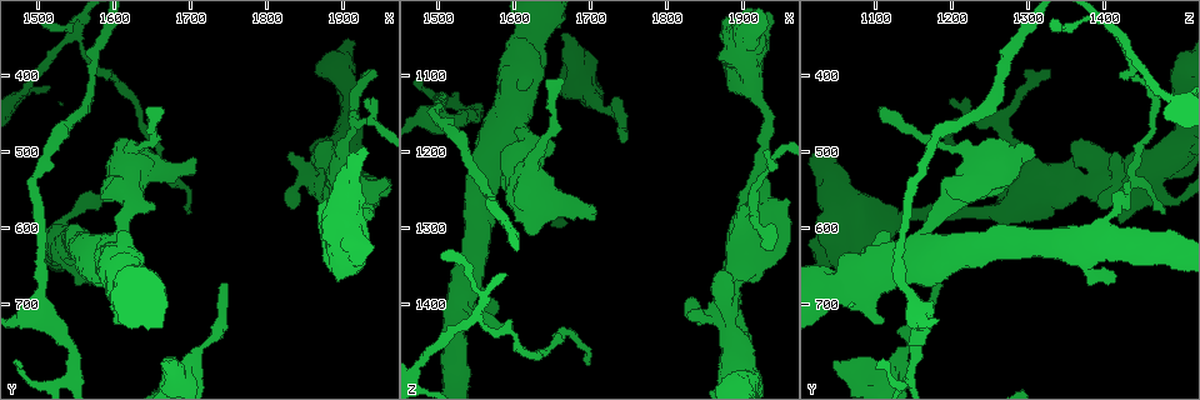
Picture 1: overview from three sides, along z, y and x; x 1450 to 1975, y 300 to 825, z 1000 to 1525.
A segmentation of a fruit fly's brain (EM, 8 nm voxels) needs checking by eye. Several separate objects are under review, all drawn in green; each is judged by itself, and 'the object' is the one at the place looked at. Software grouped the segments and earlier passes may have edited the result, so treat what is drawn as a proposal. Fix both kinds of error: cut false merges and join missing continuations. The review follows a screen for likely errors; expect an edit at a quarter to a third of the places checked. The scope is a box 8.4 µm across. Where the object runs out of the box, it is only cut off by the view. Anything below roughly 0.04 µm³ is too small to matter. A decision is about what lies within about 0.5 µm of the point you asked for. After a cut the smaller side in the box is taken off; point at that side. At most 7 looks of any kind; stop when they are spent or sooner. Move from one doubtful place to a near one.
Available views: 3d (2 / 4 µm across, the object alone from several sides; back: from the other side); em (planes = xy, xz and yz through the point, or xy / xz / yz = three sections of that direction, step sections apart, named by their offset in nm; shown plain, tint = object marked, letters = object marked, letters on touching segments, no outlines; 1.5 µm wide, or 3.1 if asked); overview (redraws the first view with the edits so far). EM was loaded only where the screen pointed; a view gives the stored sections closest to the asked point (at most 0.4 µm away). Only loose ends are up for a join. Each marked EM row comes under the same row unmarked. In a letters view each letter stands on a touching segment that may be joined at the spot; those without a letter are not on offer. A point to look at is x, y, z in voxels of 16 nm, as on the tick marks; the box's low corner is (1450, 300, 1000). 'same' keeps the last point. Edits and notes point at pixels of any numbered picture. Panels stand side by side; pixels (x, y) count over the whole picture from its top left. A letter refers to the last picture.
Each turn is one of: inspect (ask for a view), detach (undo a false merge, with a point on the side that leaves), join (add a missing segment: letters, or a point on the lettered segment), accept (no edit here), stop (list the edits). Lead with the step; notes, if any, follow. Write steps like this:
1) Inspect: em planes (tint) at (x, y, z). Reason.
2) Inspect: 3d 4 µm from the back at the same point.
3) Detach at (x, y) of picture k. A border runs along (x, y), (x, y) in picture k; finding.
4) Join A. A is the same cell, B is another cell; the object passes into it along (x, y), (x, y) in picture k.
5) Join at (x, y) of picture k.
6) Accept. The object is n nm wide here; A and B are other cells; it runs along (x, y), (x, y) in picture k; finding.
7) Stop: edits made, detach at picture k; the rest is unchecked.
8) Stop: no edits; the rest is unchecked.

Inspect: 3d 4 µm at (1740, 670, 1190). An open end.

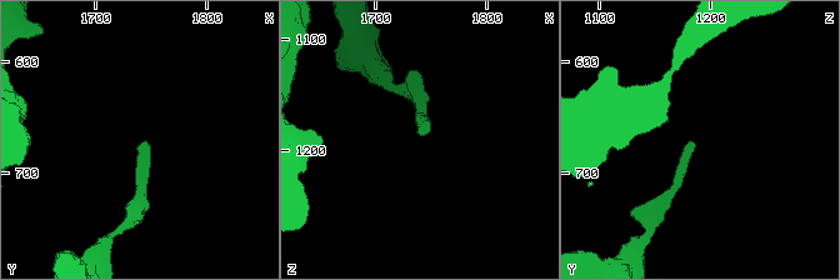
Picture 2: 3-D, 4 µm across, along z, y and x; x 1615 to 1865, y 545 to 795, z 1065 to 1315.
Inspect: em xy step 8 (letters) at (1744, 676, 1190).

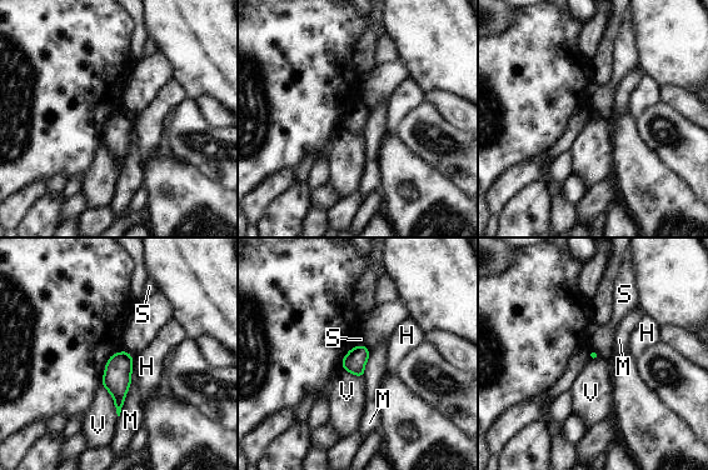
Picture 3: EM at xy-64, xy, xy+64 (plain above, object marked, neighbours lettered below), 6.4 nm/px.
Accept. H, M, S and V are other cells; no lettered segment goes on from it.

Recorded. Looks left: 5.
Inspect: 3d 2 µm at (1670, 770, 1080). Thick end.

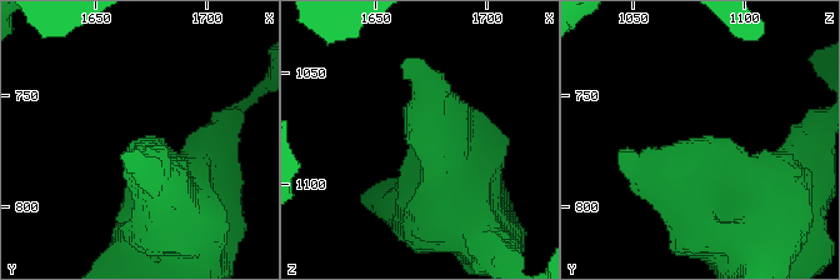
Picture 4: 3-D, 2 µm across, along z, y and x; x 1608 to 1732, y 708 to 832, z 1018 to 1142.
Inspect: em planes (letters) at (1668, 769, 1082).

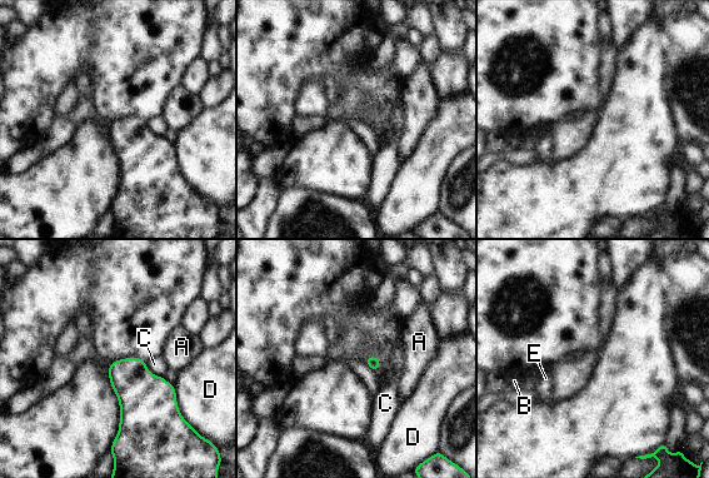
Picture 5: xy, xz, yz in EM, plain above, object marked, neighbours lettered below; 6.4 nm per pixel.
Accept. A, B, C, D and E are other cells; a border runs along (145, 362), (154, 374), (163, 377) in picture 5; no lettered segment goes on from it.

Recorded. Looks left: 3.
Inspect: em planes (letters) at (1600, 545, 1435). An open end.

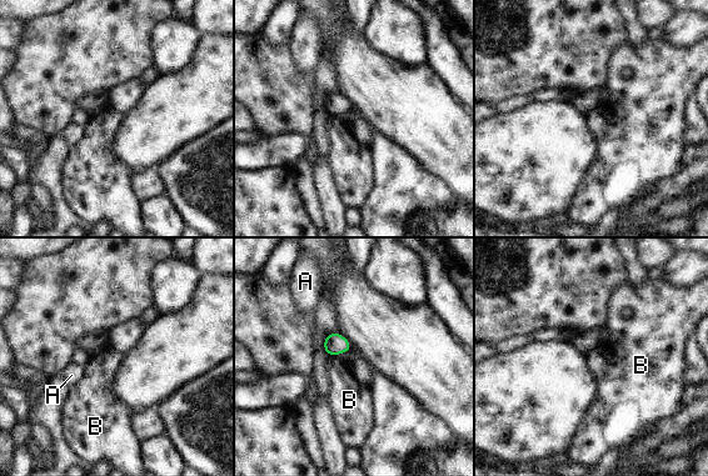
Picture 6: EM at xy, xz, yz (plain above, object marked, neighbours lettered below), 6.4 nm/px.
Accept. A and B are other cells; none of them fits.

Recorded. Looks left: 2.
Stop: no edits; the rest is unchecked.

